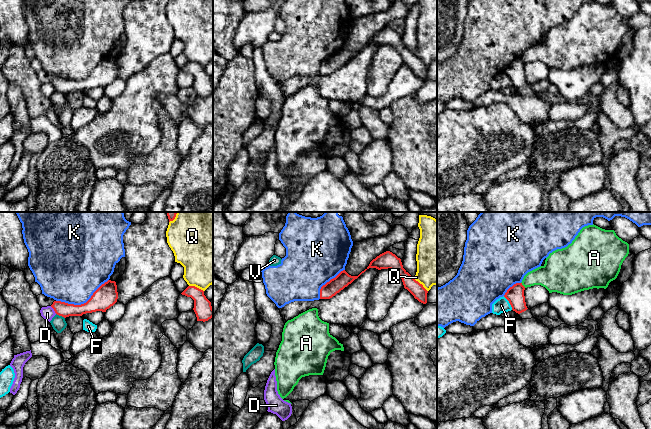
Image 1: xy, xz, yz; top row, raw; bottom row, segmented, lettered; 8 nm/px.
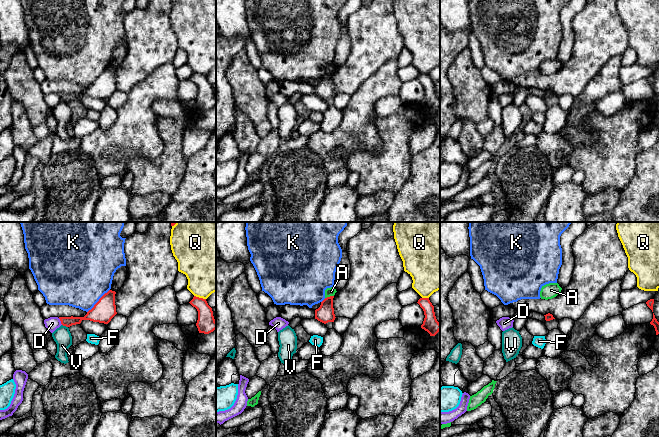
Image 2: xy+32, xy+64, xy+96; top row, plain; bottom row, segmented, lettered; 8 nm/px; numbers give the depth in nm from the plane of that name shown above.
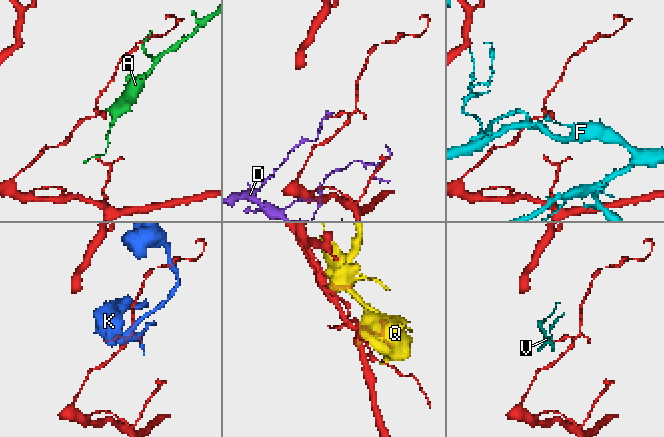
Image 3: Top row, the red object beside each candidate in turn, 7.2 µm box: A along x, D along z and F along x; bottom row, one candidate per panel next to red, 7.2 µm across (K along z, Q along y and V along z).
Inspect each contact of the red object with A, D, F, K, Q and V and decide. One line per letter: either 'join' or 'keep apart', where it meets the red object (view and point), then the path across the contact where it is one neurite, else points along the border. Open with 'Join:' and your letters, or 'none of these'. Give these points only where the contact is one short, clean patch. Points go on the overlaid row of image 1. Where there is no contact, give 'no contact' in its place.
Join: none of these
A: keep apart | yz (522, 285) | along yz (521, 282), (525, 287)
D: keep apart | xy (54, 310) | along xy (50, 306), (56, 313)
F: keep apart | yz (509, 302)
K: keep apart | xy (82, 304)
Q: keep apart | xz (421, 284)
V: keep apart | xy (60, 315) | along xy (56, 313), (64, 318)

